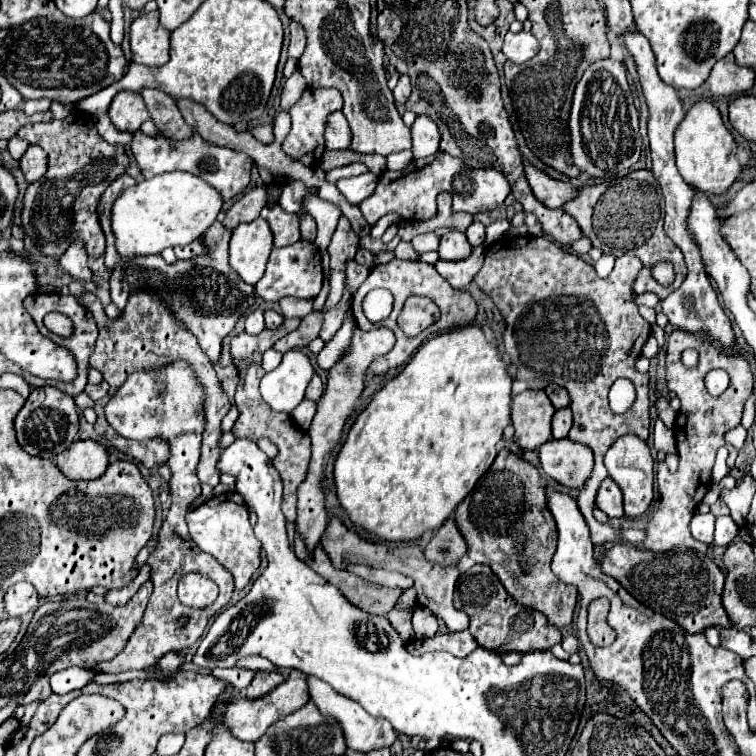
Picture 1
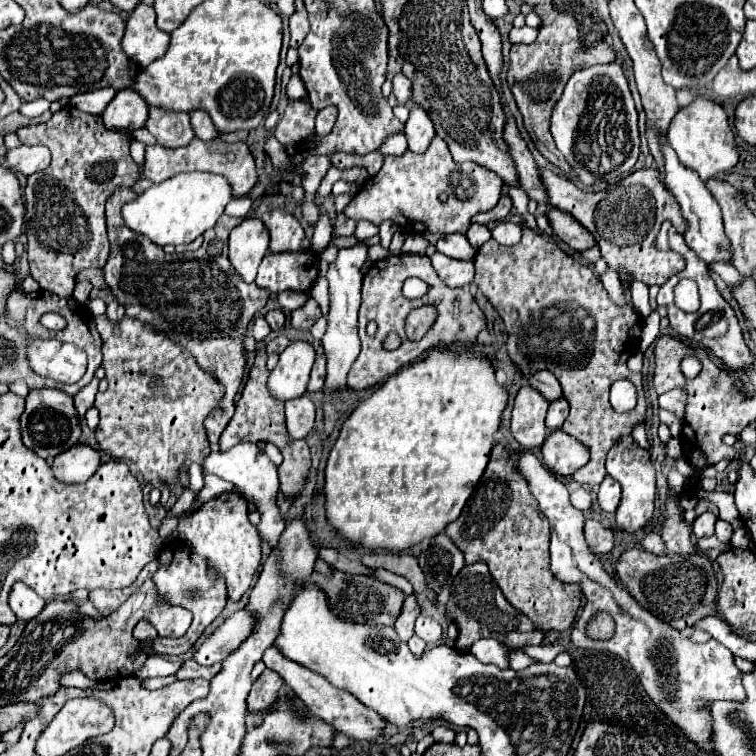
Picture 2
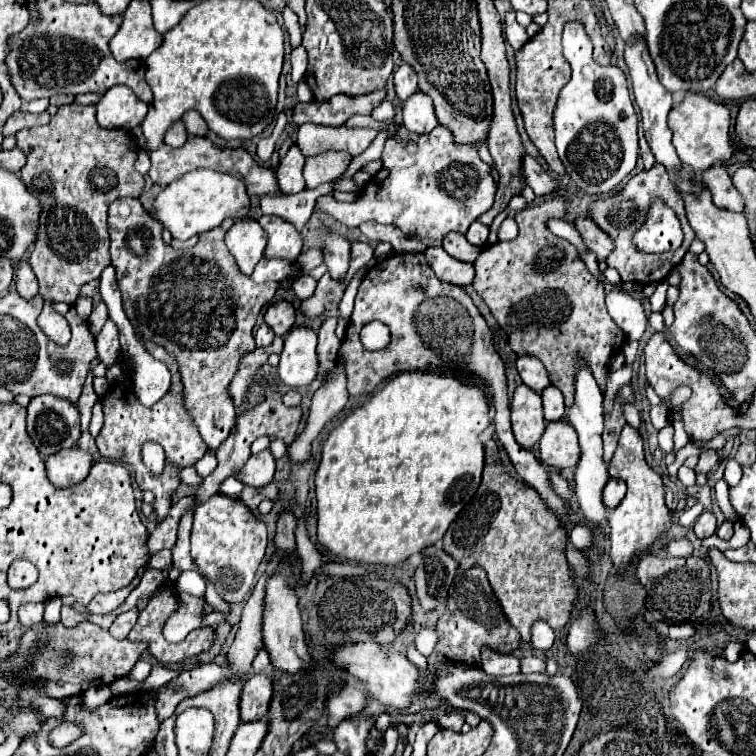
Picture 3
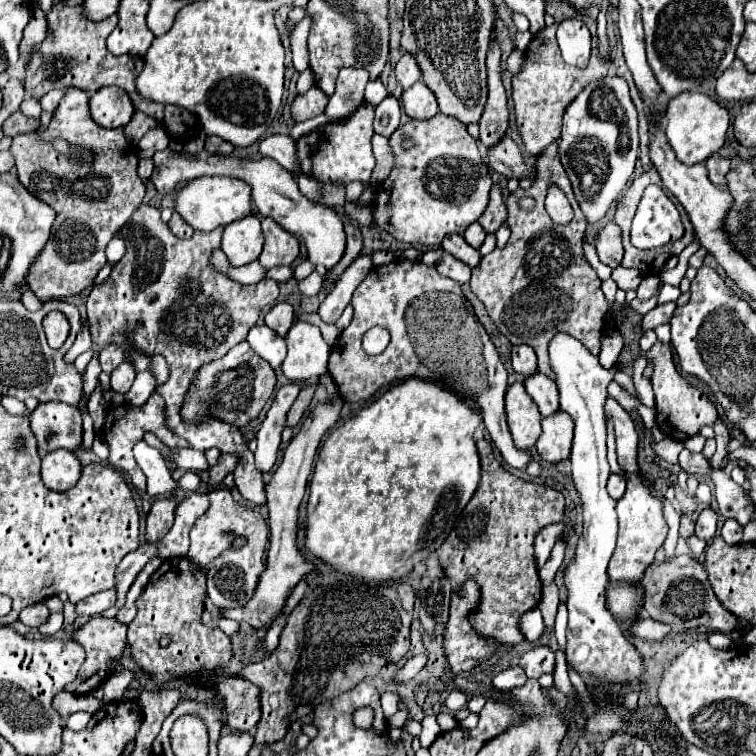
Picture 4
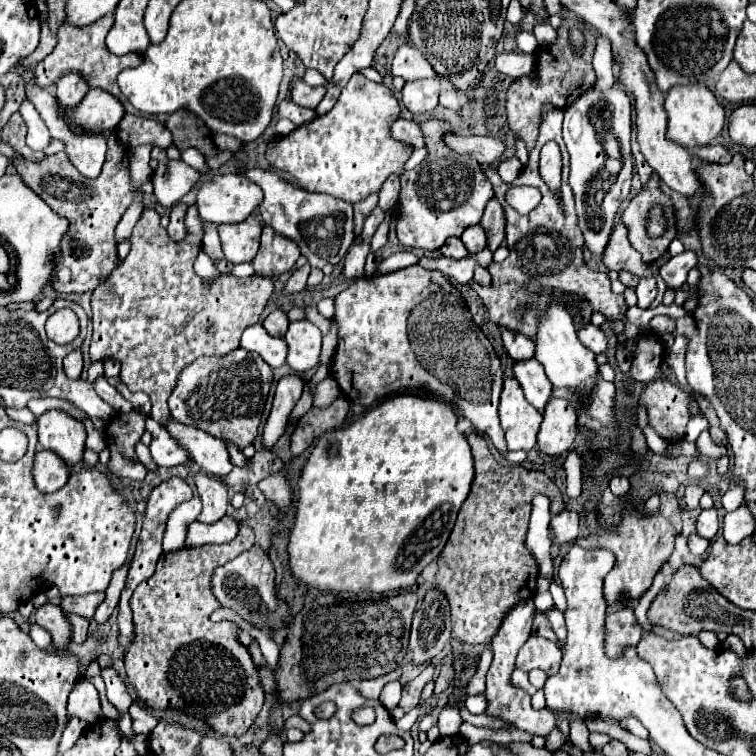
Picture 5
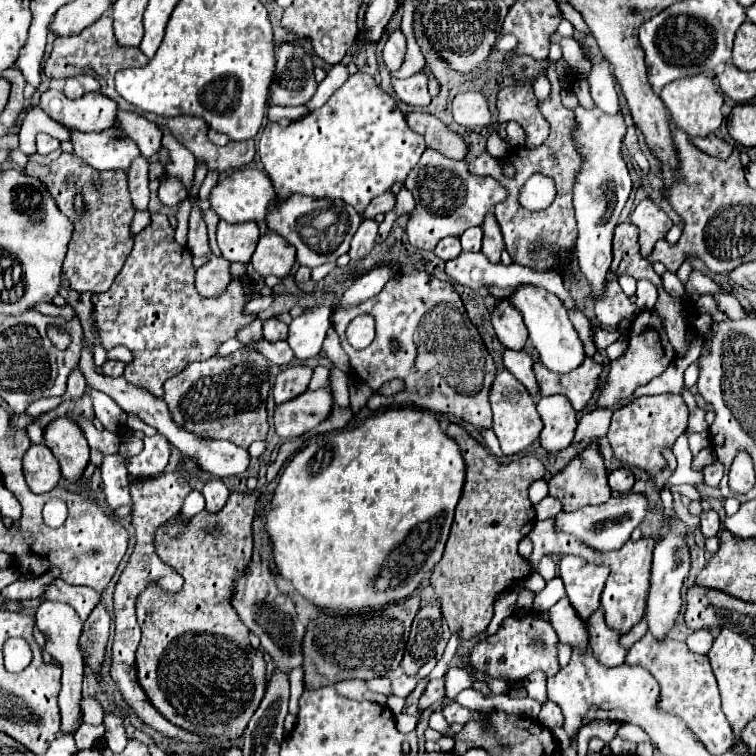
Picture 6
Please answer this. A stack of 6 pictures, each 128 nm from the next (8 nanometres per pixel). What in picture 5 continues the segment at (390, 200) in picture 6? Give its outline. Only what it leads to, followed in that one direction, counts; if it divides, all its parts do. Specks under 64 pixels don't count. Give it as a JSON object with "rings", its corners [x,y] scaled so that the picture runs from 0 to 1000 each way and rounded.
{"rings":[[[487,259],[487,265],[479,265],[476,270],[468,270],[468,296],[471,296],[471,310],[476,310],[481,291],[487,283],[500,272],[500,259]]]}

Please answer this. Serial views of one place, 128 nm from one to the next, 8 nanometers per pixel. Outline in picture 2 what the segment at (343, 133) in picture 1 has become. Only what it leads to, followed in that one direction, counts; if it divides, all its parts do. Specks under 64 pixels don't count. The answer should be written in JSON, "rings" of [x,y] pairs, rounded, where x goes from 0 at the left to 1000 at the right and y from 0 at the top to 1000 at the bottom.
{"rings":[[[431,140],[429,146],[421,146],[418,151],[418,175],[421,177],[434,177],[439,172],[439,164],[443,163],[447,153],[444,140]]]}

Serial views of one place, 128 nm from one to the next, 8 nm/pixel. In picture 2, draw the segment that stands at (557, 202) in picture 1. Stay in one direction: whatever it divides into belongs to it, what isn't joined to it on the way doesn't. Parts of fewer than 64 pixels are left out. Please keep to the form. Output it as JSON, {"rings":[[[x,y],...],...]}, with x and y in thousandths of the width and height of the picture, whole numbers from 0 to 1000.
{"rings":[[[677,153],[669,156],[664,180],[667,180],[667,188],[672,190],[672,201],[683,217],[688,249],[701,259],[701,265],[709,265],[712,270],[717,270],[717,267],[725,270],[725,262],[720,259],[720,246],[714,243],[714,235],[712,235],[712,220],[706,217],[706,209],[704,209],[696,188],[690,185],[690,180],[683,169],[683,159]]]}

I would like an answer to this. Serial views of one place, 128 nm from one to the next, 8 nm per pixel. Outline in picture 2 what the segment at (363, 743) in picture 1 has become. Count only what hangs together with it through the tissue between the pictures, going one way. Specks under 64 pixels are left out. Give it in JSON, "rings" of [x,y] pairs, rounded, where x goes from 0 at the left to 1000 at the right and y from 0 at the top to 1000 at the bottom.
{"rings":[[[360,852],[349,868],[347,868],[347,876],[352,878],[352,884],[368,889],[373,894],[373,899],[378,902],[378,907],[384,907],[392,921],[407,934],[407,939],[421,947],[423,952],[434,955],[437,960],[442,960],[447,968],[463,974],[463,976],[471,976],[471,979],[484,979],[484,981],[495,981],[503,971],[505,971],[505,963],[508,963],[508,952],[505,947],[500,947],[495,939],[489,939],[487,934],[481,934],[471,921],[466,921],[460,913],[452,913],[452,910],[444,910],[442,905],[437,905],[426,892],[389,876],[389,873],[381,873],[365,852]]]}

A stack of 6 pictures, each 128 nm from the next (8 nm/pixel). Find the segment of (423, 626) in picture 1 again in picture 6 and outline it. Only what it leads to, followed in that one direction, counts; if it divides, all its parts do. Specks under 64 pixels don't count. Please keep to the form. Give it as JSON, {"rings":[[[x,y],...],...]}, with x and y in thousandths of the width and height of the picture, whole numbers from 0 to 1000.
{"rings":[[[455,899],[455,902],[447,902],[444,905],[444,915],[458,921],[458,923],[466,923],[466,926],[487,926],[487,929],[500,929],[505,931],[505,918],[497,918],[497,915],[489,915],[479,899]]]}

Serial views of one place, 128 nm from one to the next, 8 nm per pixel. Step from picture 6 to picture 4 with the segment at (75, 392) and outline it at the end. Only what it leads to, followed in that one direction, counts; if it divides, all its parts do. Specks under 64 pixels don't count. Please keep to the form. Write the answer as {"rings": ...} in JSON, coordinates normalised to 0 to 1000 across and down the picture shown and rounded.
{"rings":[[[111,426],[111,434],[108,434],[108,439],[103,442],[103,447],[101,447],[101,452],[98,452],[98,458],[87,466],[87,471],[85,471],[85,476],[90,479],[90,481],[98,481],[98,476],[108,468],[108,466],[114,466],[119,460],[119,439],[116,439],[116,429]]]}

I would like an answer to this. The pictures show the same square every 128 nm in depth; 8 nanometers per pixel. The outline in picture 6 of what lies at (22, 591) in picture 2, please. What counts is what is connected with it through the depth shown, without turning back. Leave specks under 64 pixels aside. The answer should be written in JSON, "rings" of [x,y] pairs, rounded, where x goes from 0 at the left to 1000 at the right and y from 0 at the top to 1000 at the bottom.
{"rings":[[[58,794],[53,799],[53,804],[48,807],[48,828],[61,841],[61,857],[58,860],[74,876],[79,876],[79,881],[82,881],[82,913],[79,913],[79,921],[77,921],[77,934],[79,934],[79,944],[82,944],[79,971],[98,971],[106,963],[106,958],[108,958],[106,926],[108,926],[111,873],[108,873],[106,860],[103,860],[103,844],[106,844],[106,836],[108,836],[108,820],[101,815],[101,807],[95,802]]]}

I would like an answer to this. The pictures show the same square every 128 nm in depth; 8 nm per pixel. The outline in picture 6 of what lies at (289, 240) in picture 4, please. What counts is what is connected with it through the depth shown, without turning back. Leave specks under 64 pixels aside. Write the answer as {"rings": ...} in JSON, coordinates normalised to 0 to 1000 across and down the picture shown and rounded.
{"rings":[[[352,307],[344,315],[331,344],[339,365],[344,368],[354,362],[376,368],[386,357],[389,347],[392,347],[392,331],[365,307]]]}

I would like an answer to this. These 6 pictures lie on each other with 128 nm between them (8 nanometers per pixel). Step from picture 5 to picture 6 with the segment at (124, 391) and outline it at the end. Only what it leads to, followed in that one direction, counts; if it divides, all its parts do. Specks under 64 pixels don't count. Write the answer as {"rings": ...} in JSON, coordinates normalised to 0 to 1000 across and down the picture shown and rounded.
{"rings":[[[206,574],[190,579],[190,595],[183,603],[169,606],[169,624],[180,632],[201,632],[217,624],[225,606],[225,587],[217,577]]]}

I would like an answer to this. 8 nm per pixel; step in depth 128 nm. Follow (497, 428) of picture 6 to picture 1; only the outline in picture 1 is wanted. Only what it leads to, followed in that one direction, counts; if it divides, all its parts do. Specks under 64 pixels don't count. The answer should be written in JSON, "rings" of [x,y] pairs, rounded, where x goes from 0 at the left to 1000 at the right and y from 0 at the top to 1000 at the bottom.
{"rings":[[[693,516],[677,526],[680,585],[690,595],[709,595],[730,579],[728,553],[733,537],[720,516]]]}

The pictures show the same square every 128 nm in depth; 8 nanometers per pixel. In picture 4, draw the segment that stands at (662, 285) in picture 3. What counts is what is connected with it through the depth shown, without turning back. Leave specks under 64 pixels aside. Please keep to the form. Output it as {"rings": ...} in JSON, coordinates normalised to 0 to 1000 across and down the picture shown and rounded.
{"rings":[[[914,321],[911,323],[903,332],[902,336],[897,339],[898,345],[892,354],[892,357],[884,357],[884,360],[878,360],[873,368],[876,368],[876,373],[878,376],[892,376],[892,378],[897,378],[899,376],[899,370],[906,365],[907,357],[910,354],[910,344],[911,341],[926,328],[925,321]]]}

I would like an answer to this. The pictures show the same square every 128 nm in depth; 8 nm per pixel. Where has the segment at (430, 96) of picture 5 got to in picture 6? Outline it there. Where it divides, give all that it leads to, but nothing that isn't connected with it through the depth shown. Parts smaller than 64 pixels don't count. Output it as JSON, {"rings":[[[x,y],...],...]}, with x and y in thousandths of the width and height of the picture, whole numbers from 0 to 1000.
{"rings":[[[561,95],[548,98],[542,103],[519,103],[519,116],[524,127],[537,135],[540,140],[550,143],[563,143],[569,138],[569,124],[566,120],[566,103]]]}

